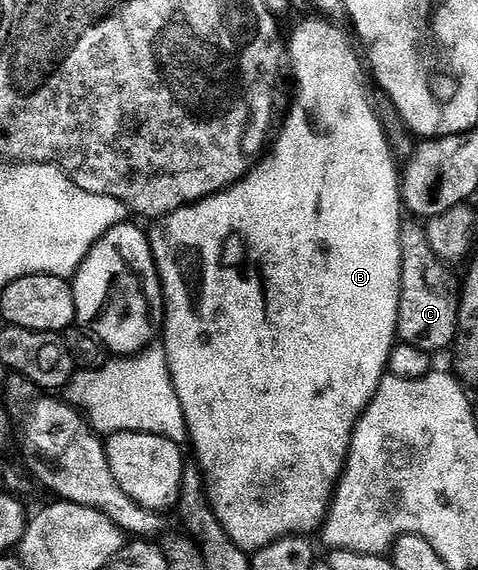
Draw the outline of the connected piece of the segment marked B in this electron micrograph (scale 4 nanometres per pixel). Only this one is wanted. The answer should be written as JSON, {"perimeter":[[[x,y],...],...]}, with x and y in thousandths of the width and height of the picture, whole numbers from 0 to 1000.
{"perimeter":[[[659,30],[661,33],[636,33],[611,54],[611,63],[598,68],[598,104],[611,111],[611,132],[619,137],[619,175],[611,181],[611,189],[603,195],[603,204],[594,209],[594,225],[575,239],[565,263],[538,284],[536,291],[519,302],[510,312],[500,314],[485,328],[475,328],[454,342],[441,342],[435,349],[425,349],[412,356],[400,356],[395,363],[372,367],[364,374],[345,377],[343,382],[324,386],[320,405],[314,405],[318,421],[318,447],[326,453],[326,470],[335,481],[335,495],[343,500],[343,537],[347,540],[347,558],[339,575],[339,607],[347,626],[351,628],[351,646],[356,661],[364,668],[364,682],[372,689],[372,704],[381,704],[381,725],[389,732],[397,779],[410,789],[406,798],[408,811],[416,812],[418,825],[427,828],[427,837],[435,844],[435,870],[444,881],[448,900],[456,900],[456,914],[473,921],[473,935],[490,942],[490,956],[521,970],[546,967],[556,956],[565,956],[577,946],[594,946],[600,939],[642,940],[644,932],[667,933],[674,919],[686,907],[686,891],[695,886],[695,872],[703,865],[703,854],[711,849],[711,835],[720,832],[720,816],[728,811],[728,789],[736,779],[736,761],[745,758],[745,740],[762,730],[762,721],[774,711],[774,704],[787,693],[795,672],[801,668],[812,647],[812,628],[822,609],[833,600],[828,572],[833,570],[833,535],[837,533],[837,481],[841,479],[841,437],[837,435],[837,395],[841,389],[841,351],[837,346],[837,318],[841,312],[839,295],[828,293],[828,279],[820,274],[824,265],[822,253],[814,251],[812,237],[803,230],[803,219],[795,212],[789,182],[770,175],[770,153],[762,147],[762,132],[766,139],[766,118],[745,98],[745,89],[736,84],[738,70],[720,63],[720,54],[701,39],[688,37],[678,30]]]}

